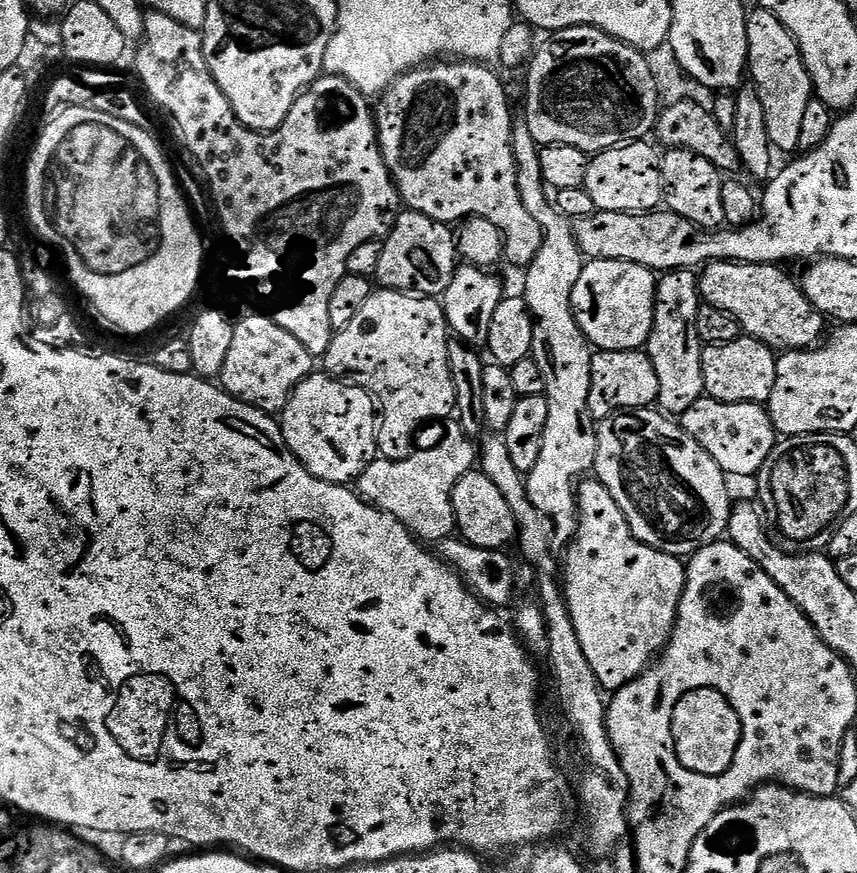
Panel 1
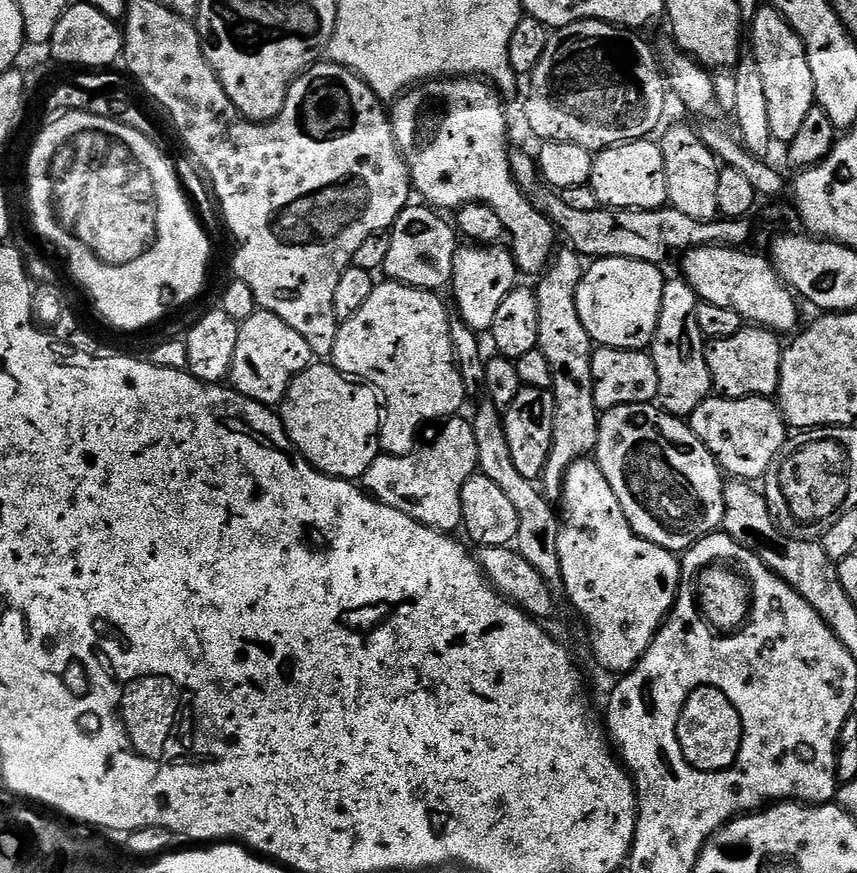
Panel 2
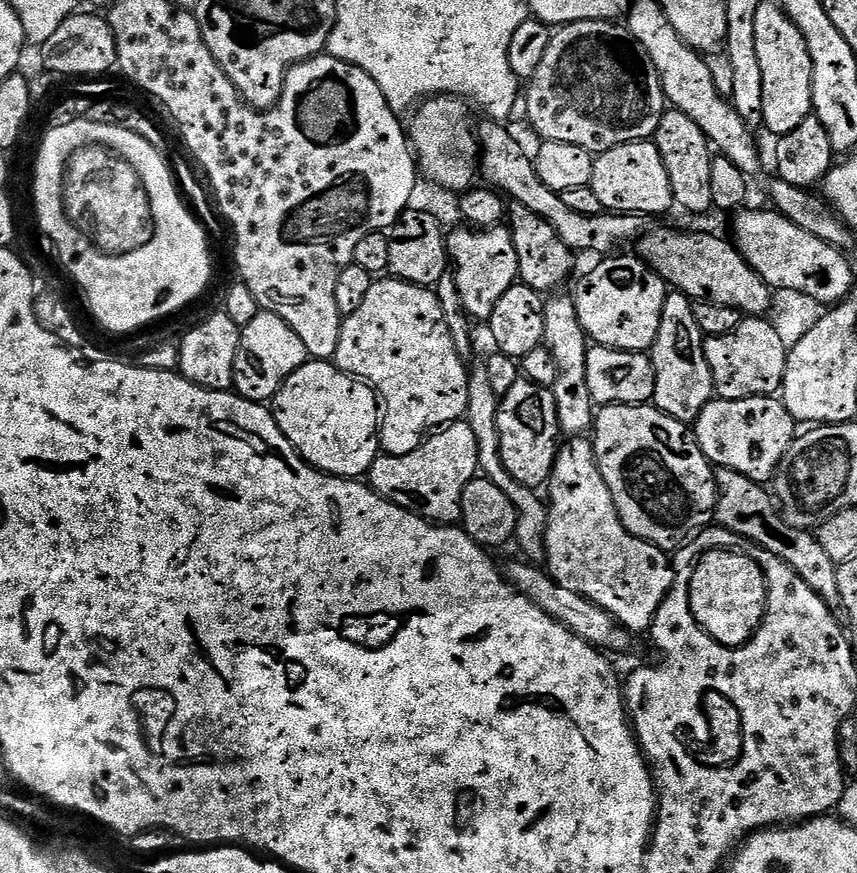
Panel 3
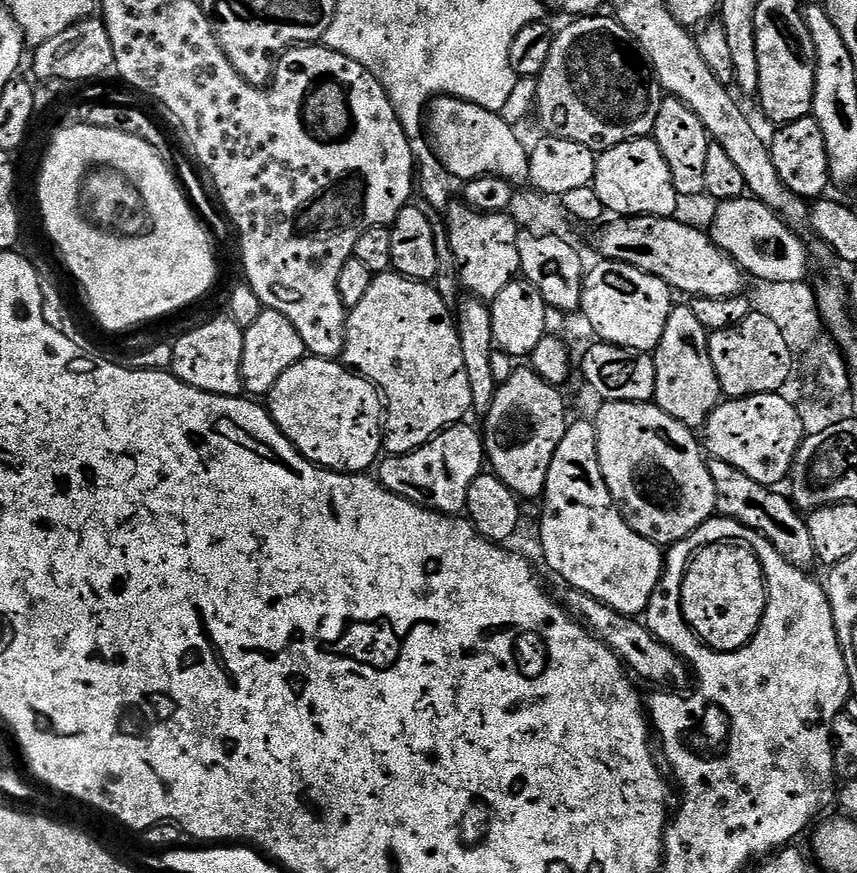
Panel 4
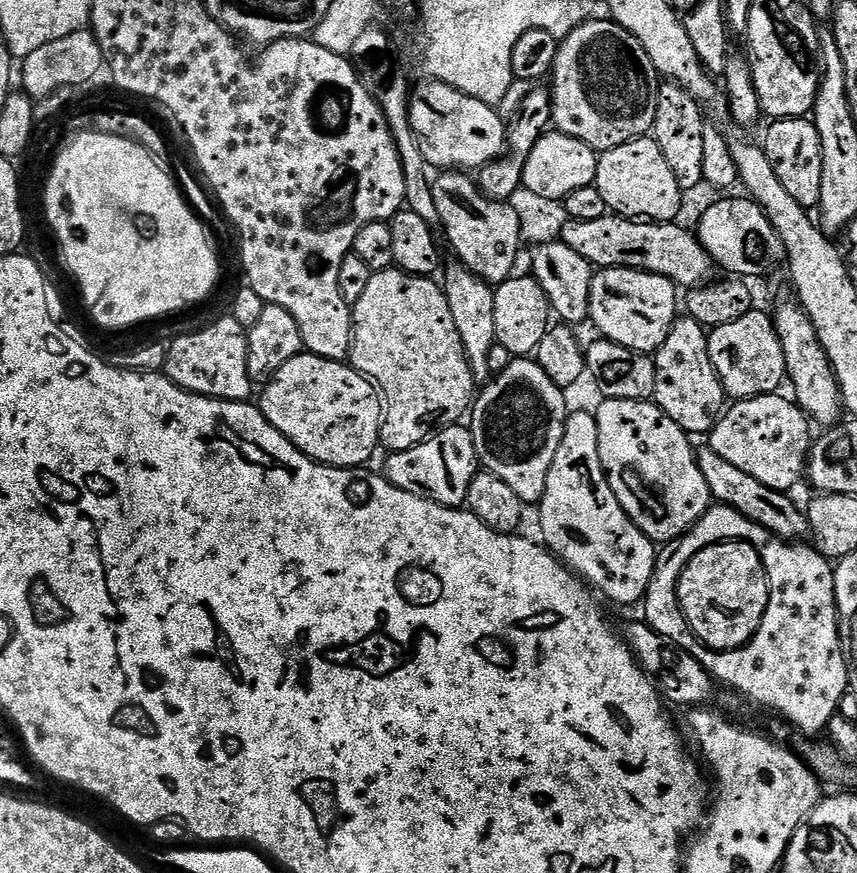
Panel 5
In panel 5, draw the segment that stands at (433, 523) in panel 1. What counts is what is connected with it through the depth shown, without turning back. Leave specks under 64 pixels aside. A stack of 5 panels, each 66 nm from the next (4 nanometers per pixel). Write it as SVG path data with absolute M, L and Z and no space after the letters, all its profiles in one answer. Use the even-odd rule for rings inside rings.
M460 422L441 428L418 446L393 452L387 458L382 472L388 483L447 508L459 508L467 501L470 482L478 471L472 429Z

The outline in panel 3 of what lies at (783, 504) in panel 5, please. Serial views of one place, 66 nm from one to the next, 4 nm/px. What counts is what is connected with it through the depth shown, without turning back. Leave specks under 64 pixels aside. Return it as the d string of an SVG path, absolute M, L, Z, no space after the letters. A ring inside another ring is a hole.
M716 468L716 514L715 523L732 531L749 545L764 548L774 554L782 562L786 562L814 590L825 600L832 602L836 595L837 565L830 558L826 558L826 550L816 541L811 531L795 528L784 521L773 493L768 492L763 483L746 478L729 468Z

